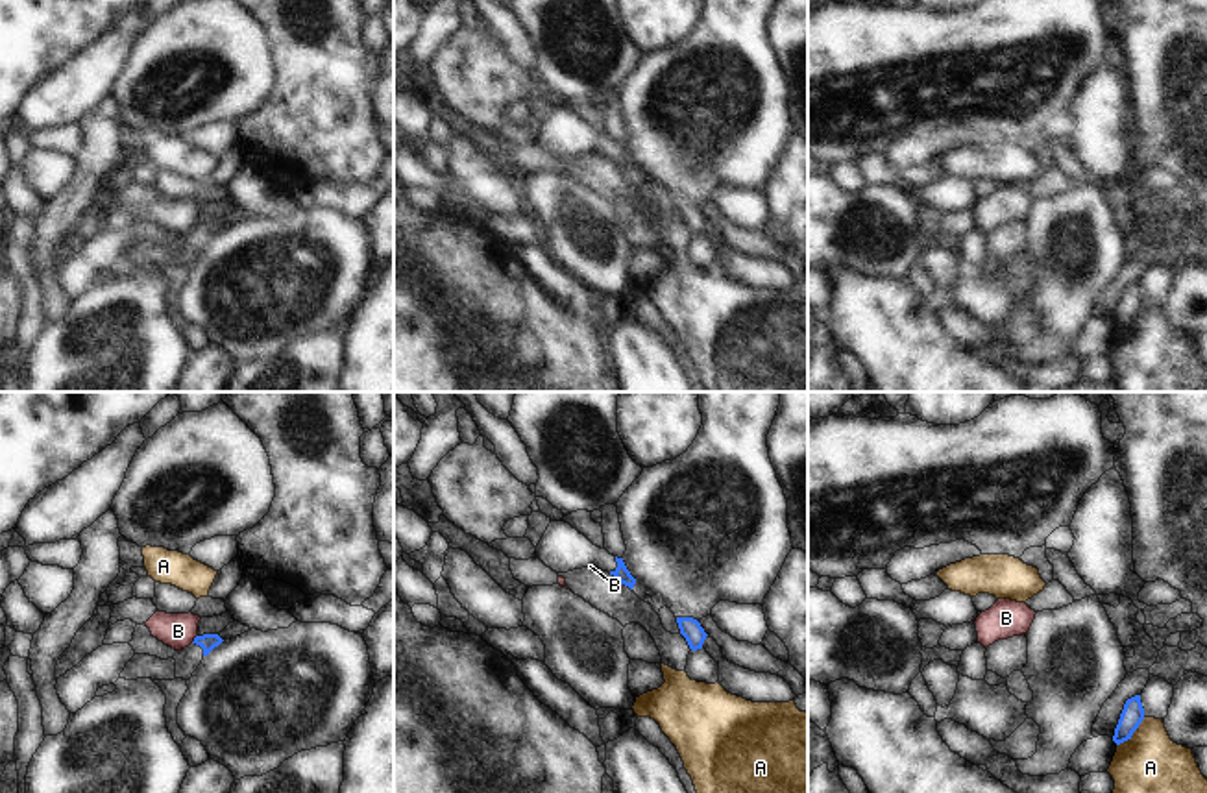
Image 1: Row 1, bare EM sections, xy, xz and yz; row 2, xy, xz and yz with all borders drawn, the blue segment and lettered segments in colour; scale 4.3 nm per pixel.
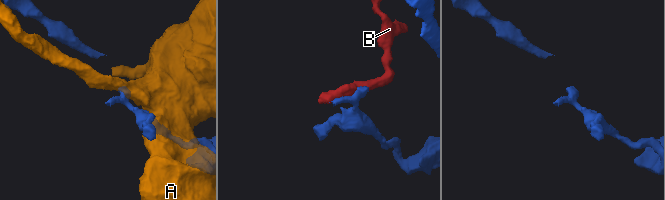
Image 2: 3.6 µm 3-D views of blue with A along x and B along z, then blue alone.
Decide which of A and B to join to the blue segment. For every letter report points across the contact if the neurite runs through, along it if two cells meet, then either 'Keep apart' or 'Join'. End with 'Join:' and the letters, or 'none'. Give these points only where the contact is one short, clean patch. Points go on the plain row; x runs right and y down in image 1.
A: Keep apart
B: Keep apart
Join: none.

